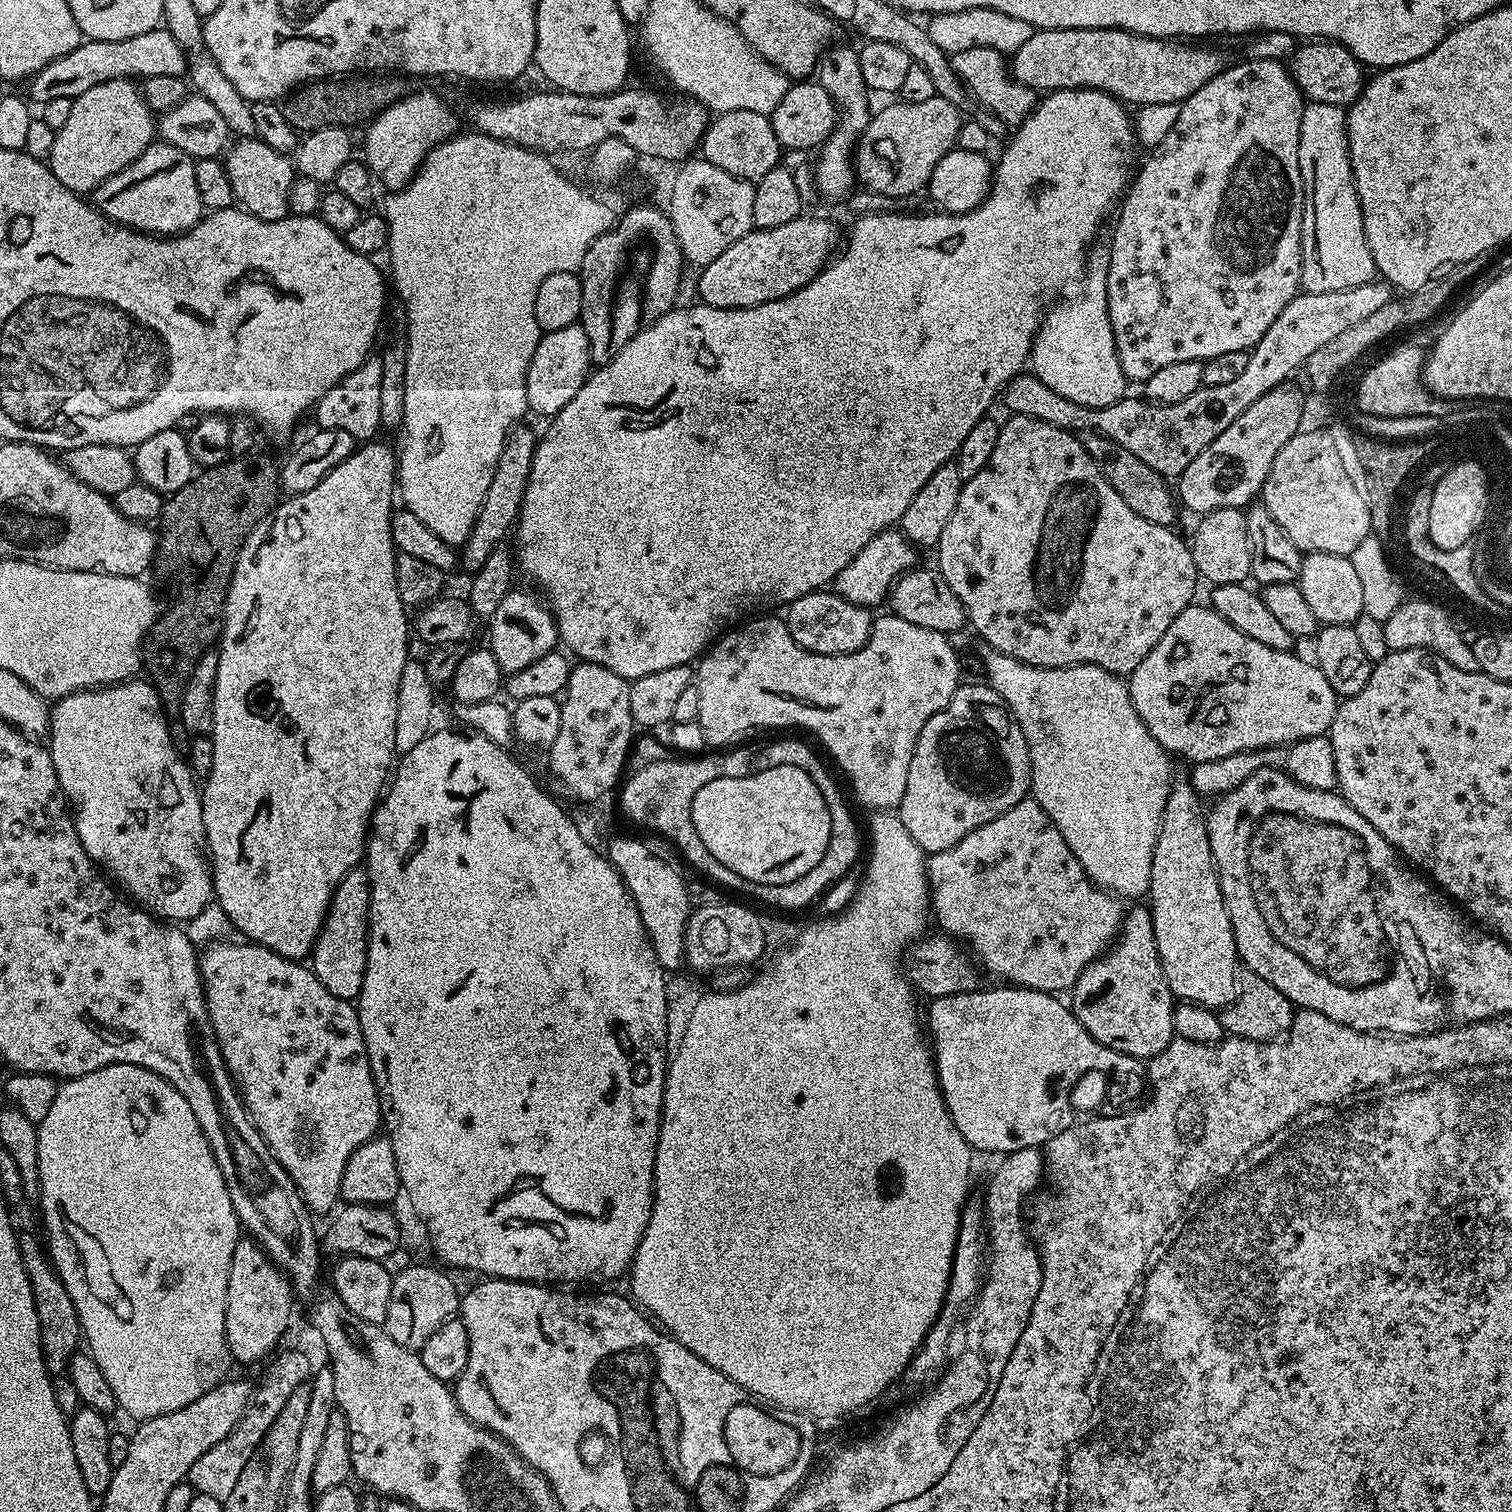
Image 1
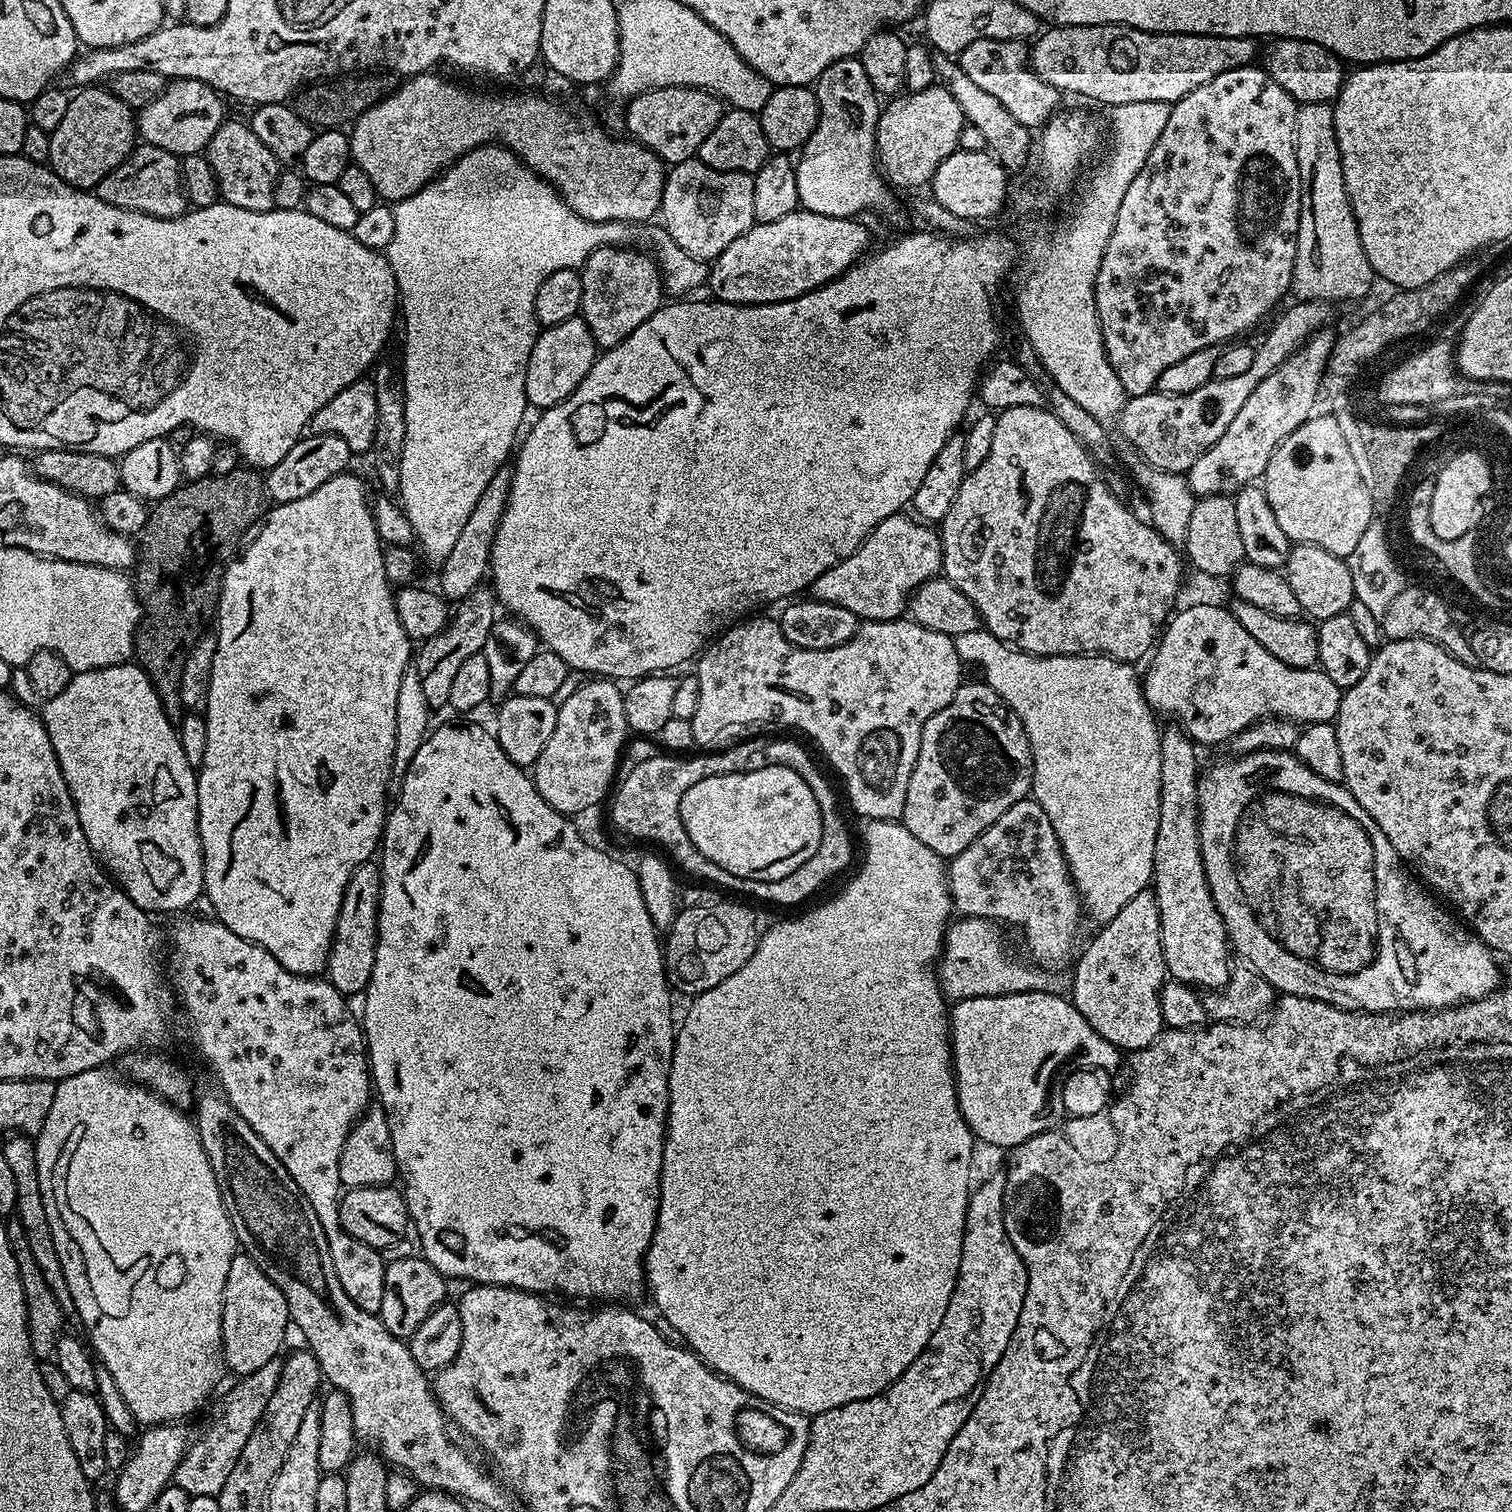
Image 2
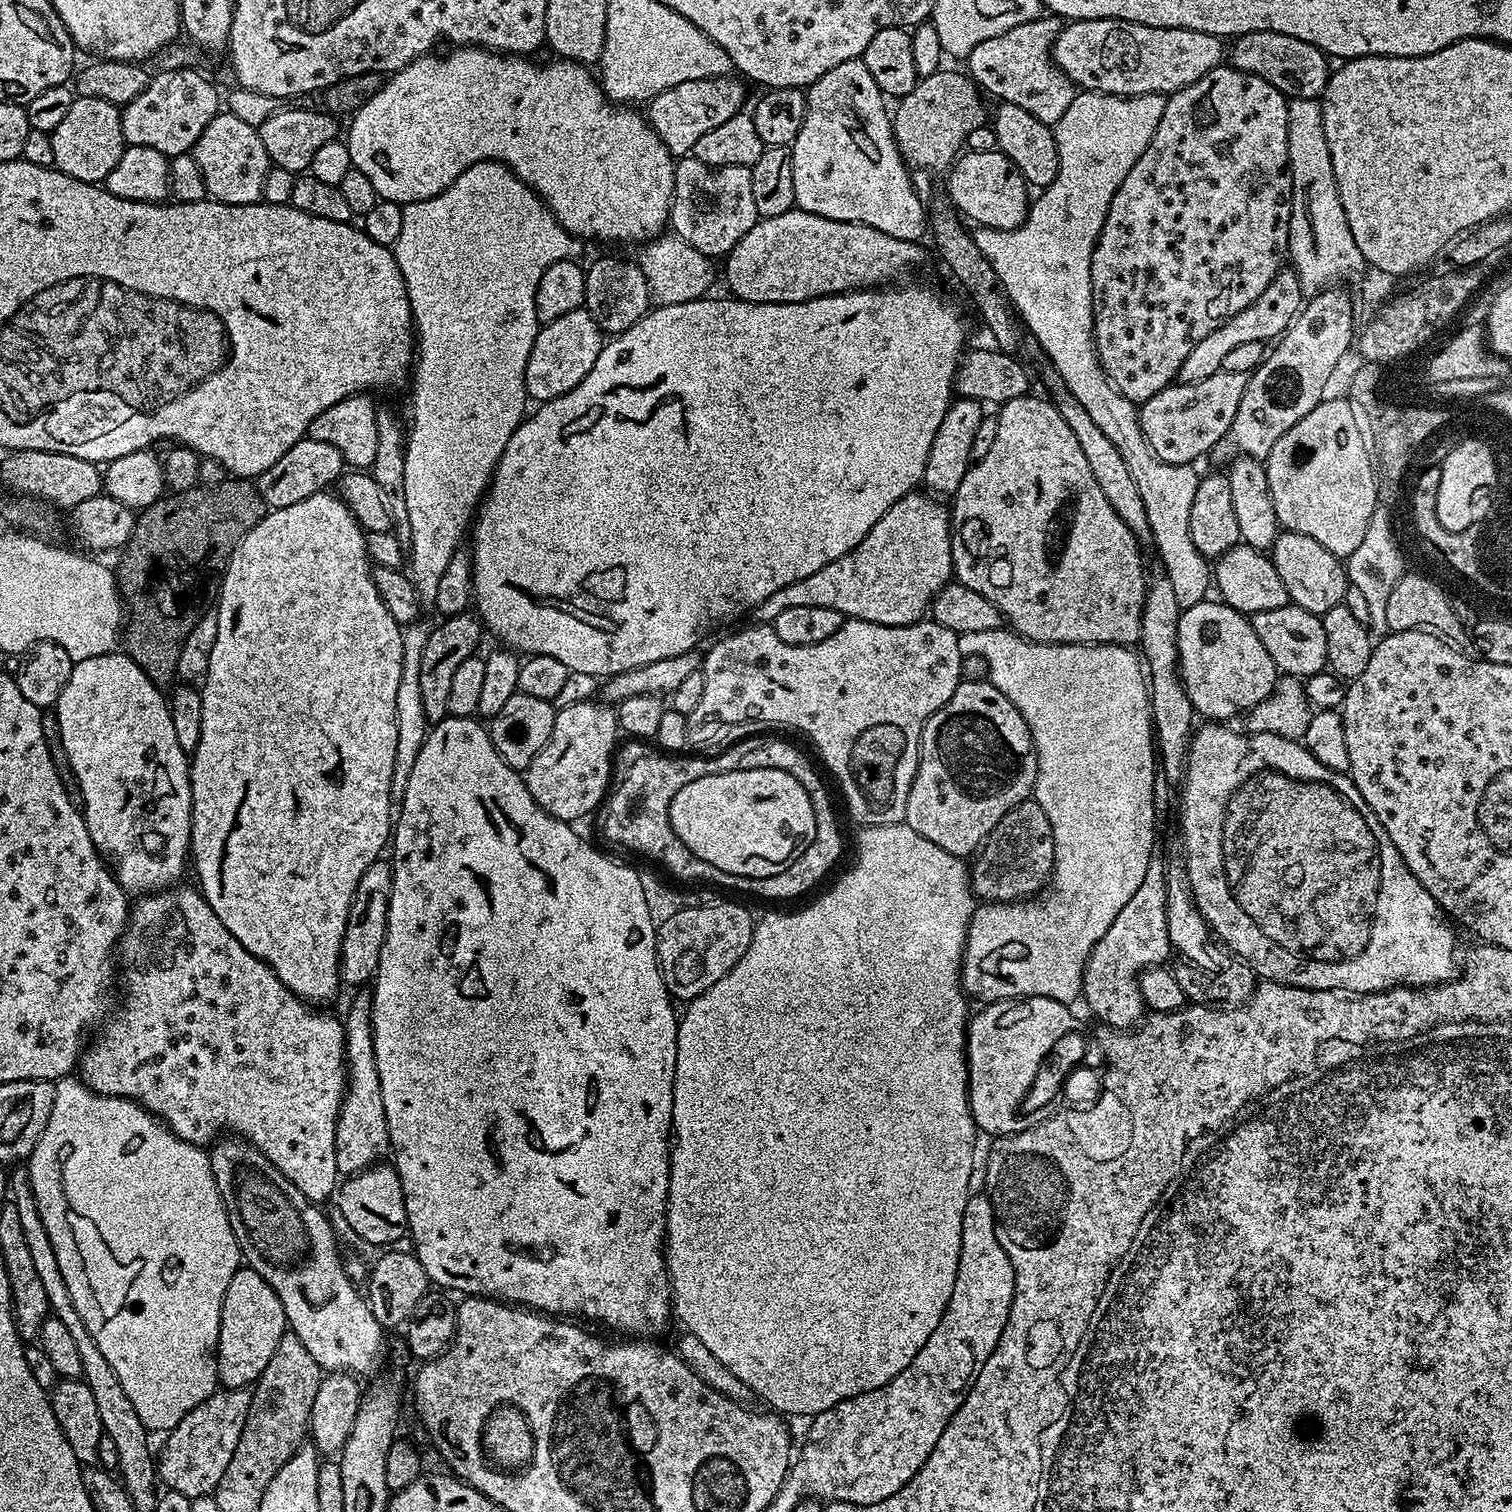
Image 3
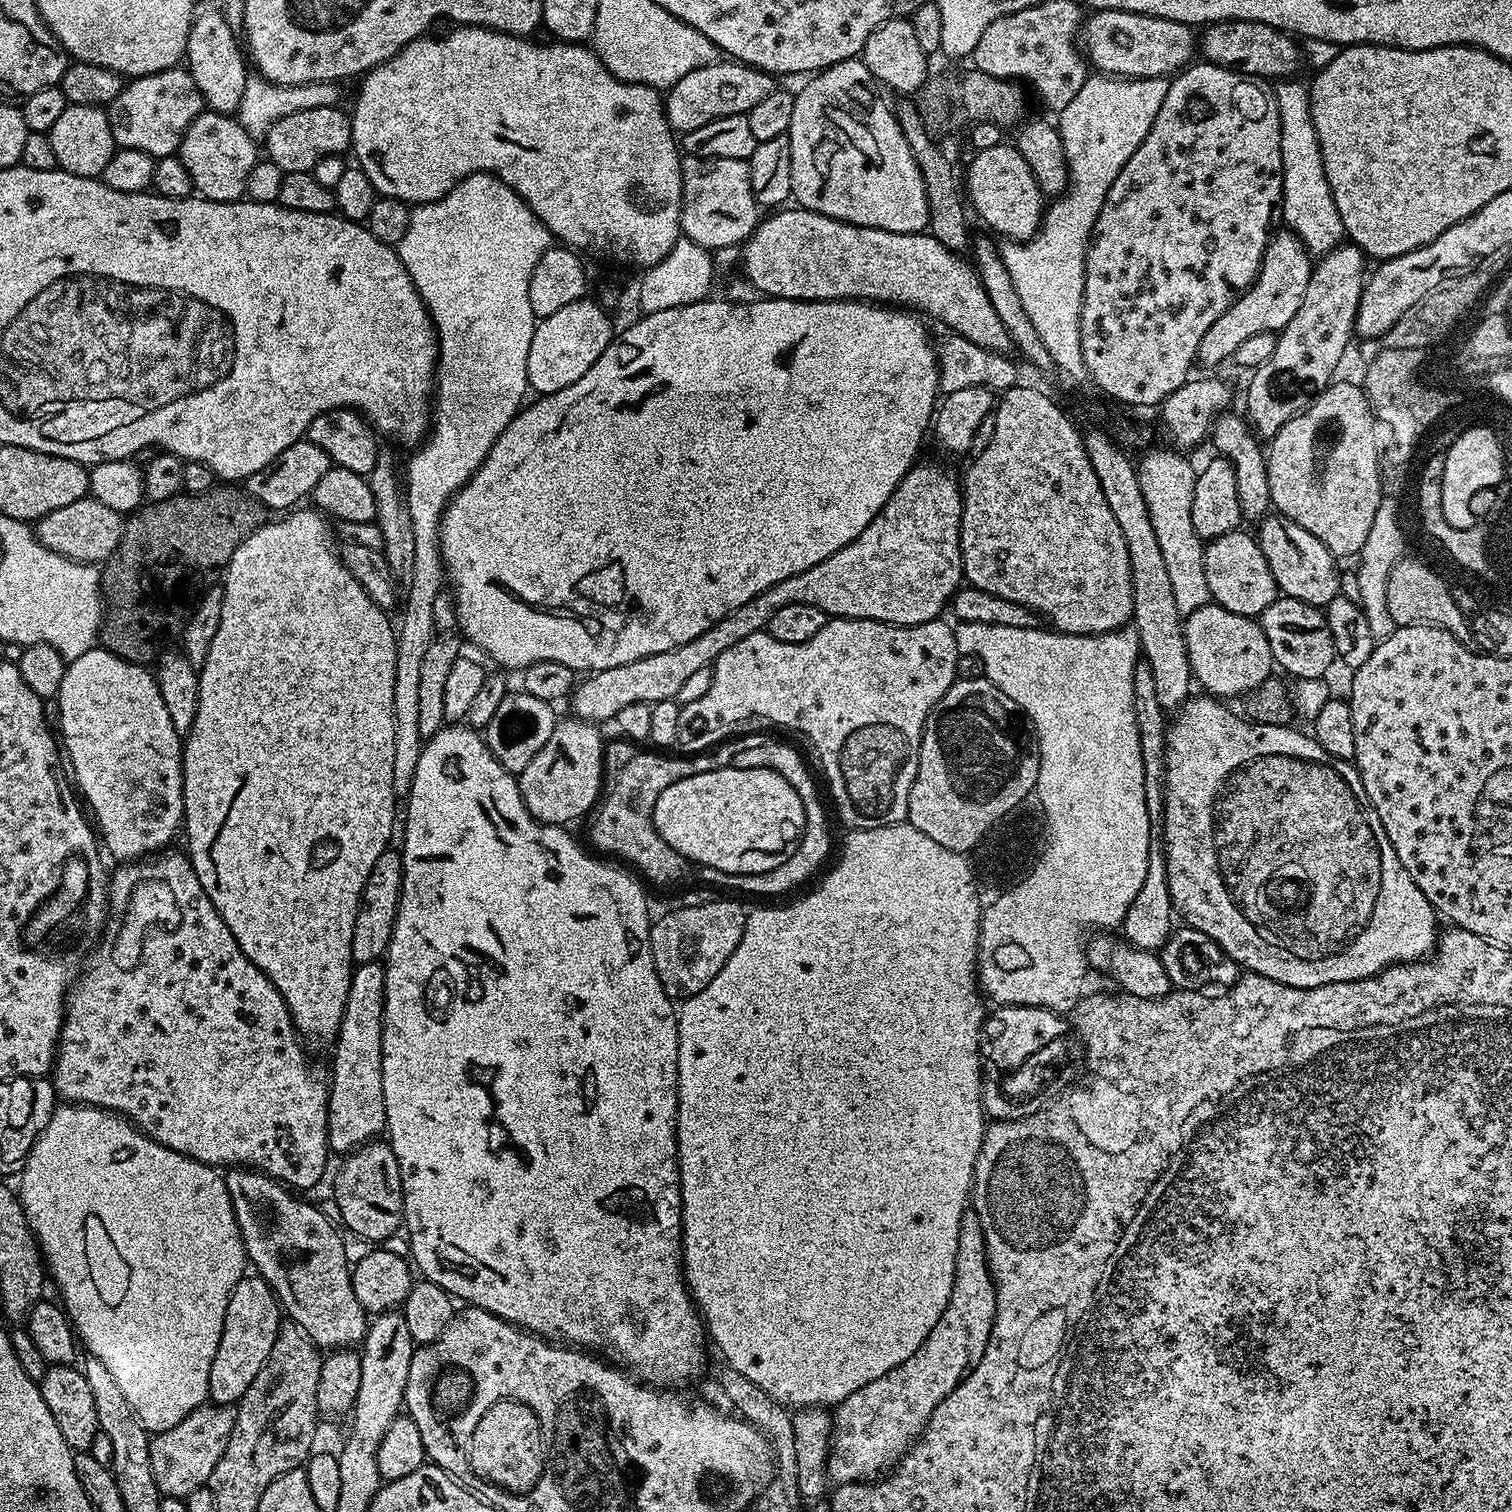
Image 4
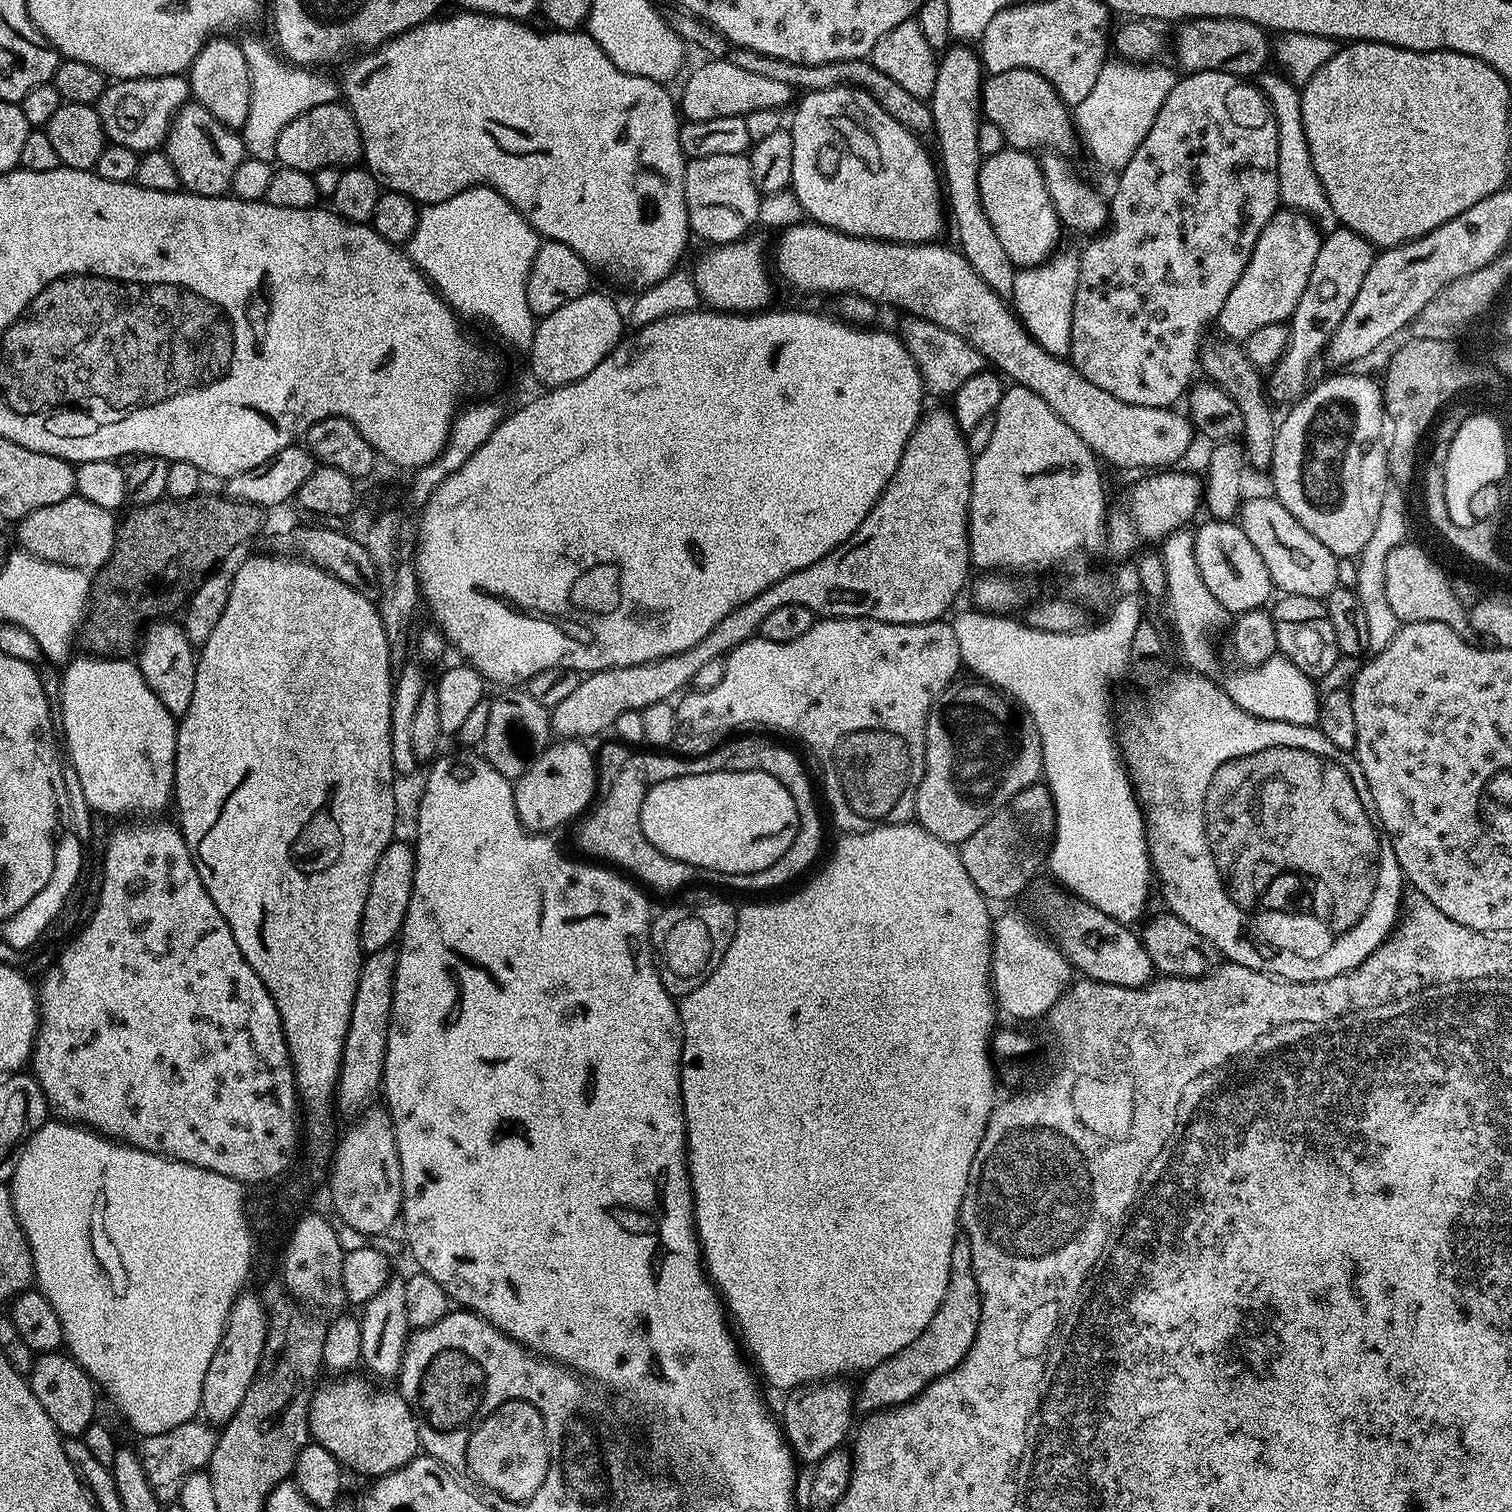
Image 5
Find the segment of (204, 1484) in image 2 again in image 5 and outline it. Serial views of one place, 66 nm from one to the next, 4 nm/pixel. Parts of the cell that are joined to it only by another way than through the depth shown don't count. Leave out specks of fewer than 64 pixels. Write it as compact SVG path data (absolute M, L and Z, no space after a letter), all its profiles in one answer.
M193 1418L182 1426L174 1426L174 1430L153 1432L141 1439L144 1441L138 1444L138 1455L142 1470L161 1502L175 1501L182 1490L182 1482L186 1482L190 1474L207 1469L214 1454L217 1435L217 1429L213 1425L203 1419Z

